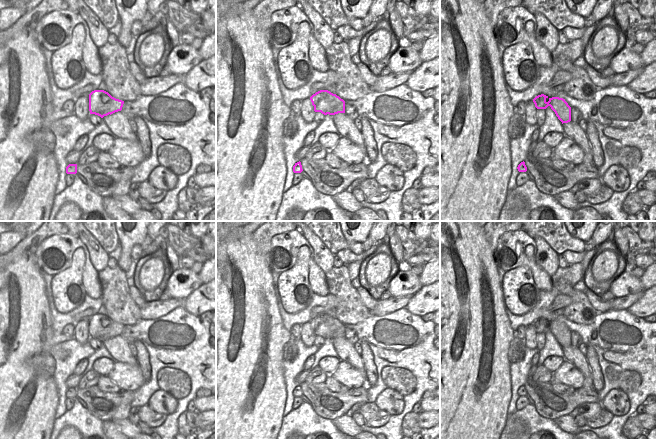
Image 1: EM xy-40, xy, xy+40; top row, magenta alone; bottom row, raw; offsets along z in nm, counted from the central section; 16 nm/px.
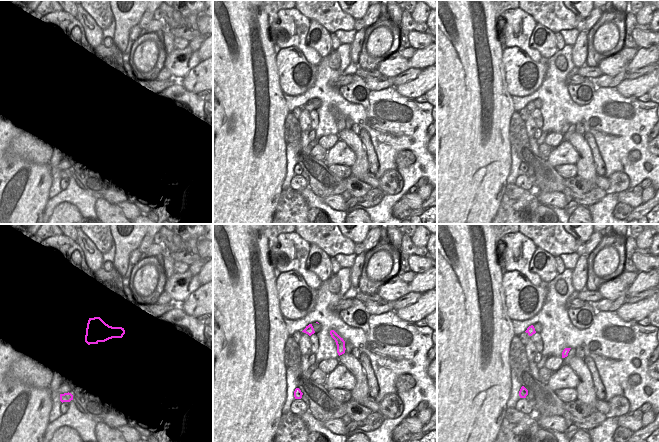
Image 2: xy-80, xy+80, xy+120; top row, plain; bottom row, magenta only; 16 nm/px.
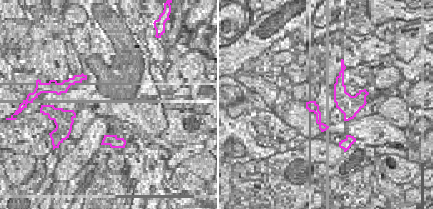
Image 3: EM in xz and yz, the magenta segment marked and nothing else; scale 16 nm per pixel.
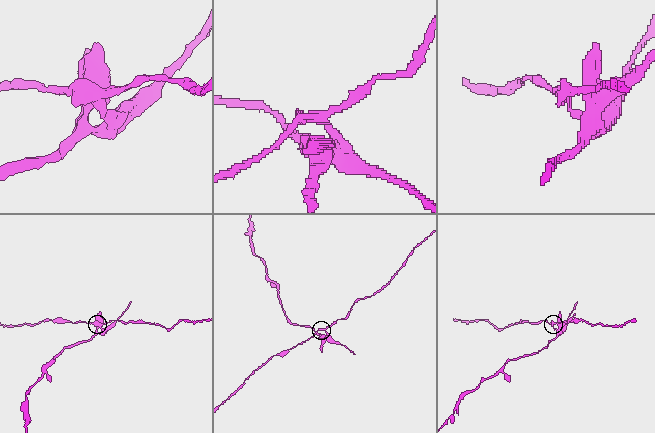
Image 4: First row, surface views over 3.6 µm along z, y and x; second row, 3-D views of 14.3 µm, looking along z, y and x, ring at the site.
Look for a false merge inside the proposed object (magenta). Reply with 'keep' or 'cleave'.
cleave

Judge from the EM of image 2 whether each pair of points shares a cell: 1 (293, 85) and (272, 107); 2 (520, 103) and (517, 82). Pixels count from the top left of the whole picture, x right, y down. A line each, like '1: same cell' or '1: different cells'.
1: different cells
2: different cells

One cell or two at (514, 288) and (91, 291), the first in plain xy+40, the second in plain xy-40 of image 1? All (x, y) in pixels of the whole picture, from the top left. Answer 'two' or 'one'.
two

